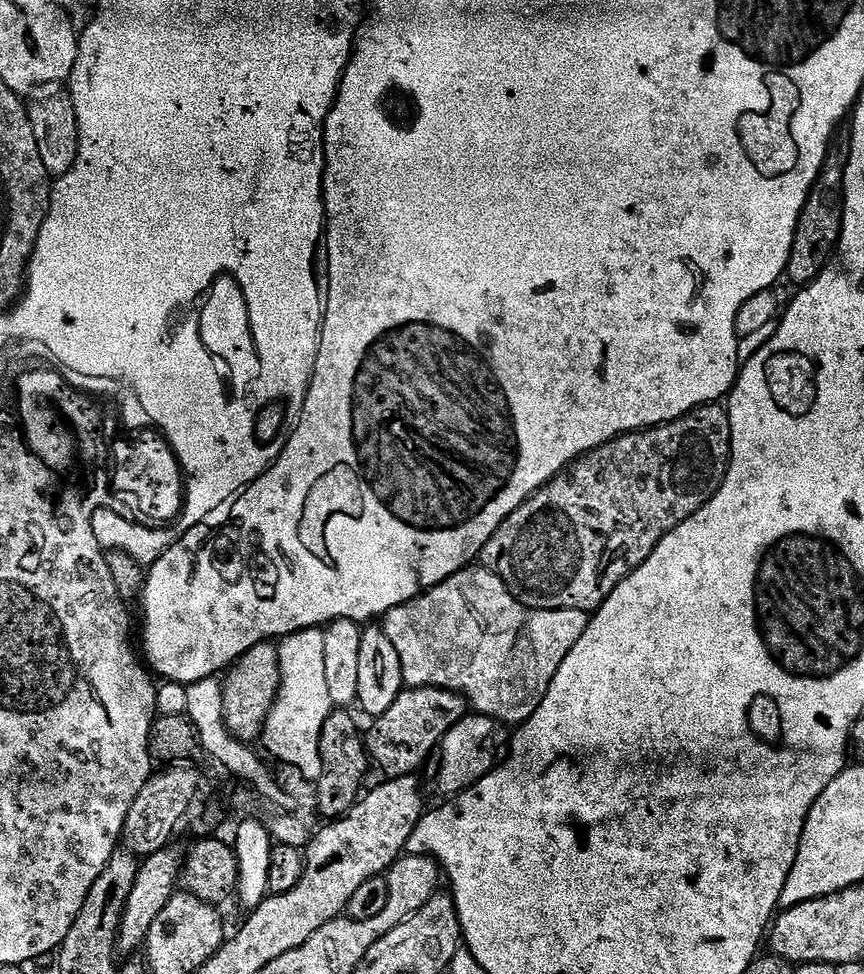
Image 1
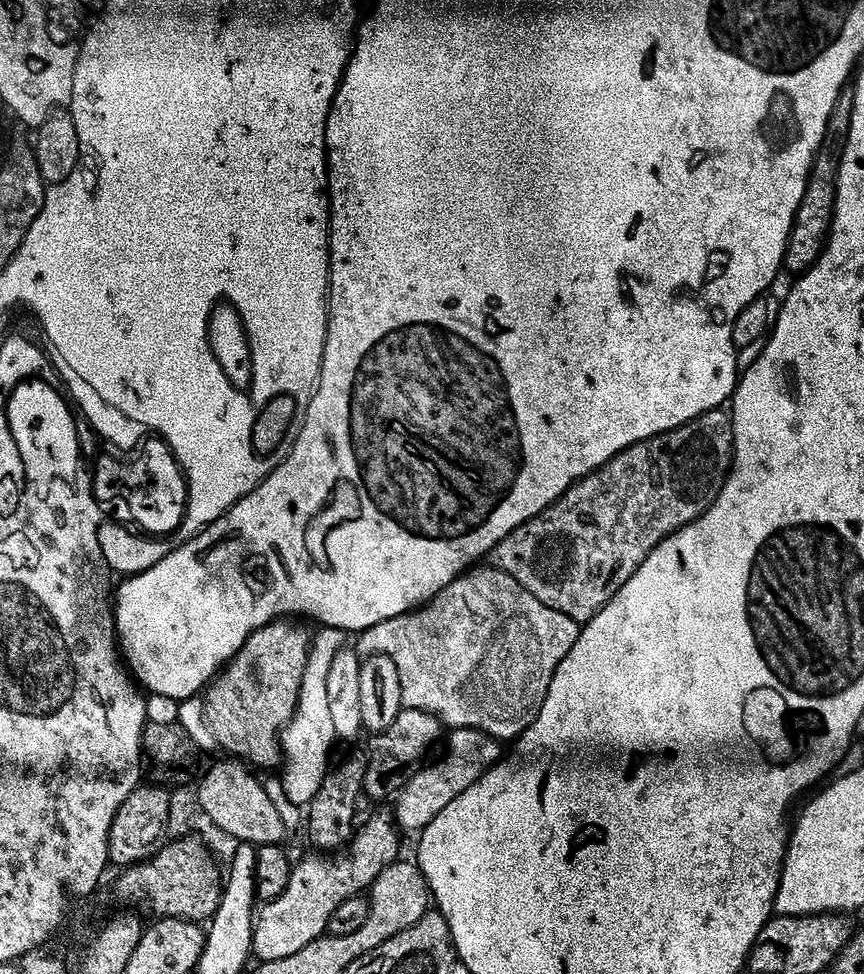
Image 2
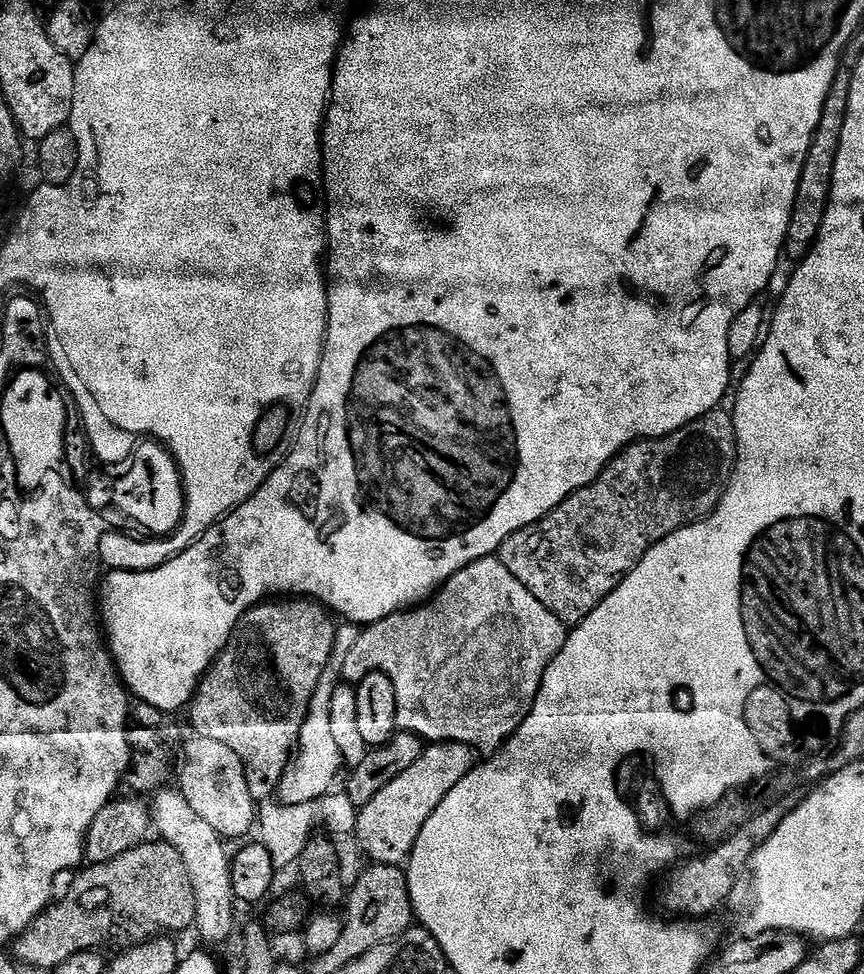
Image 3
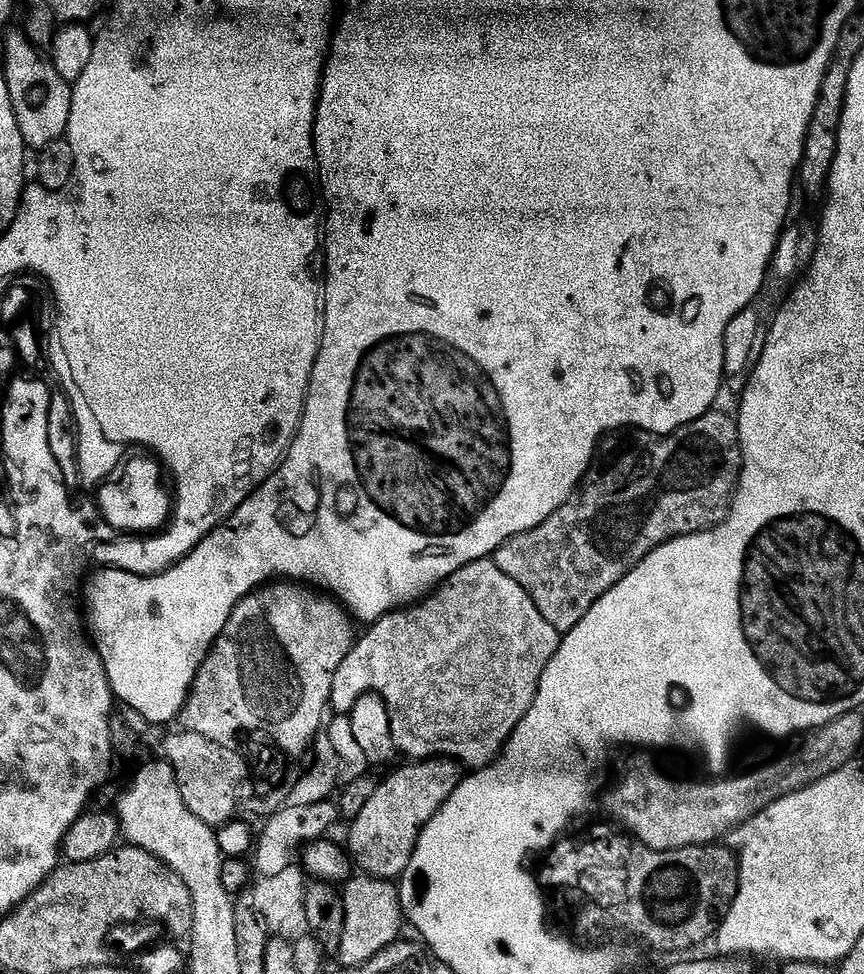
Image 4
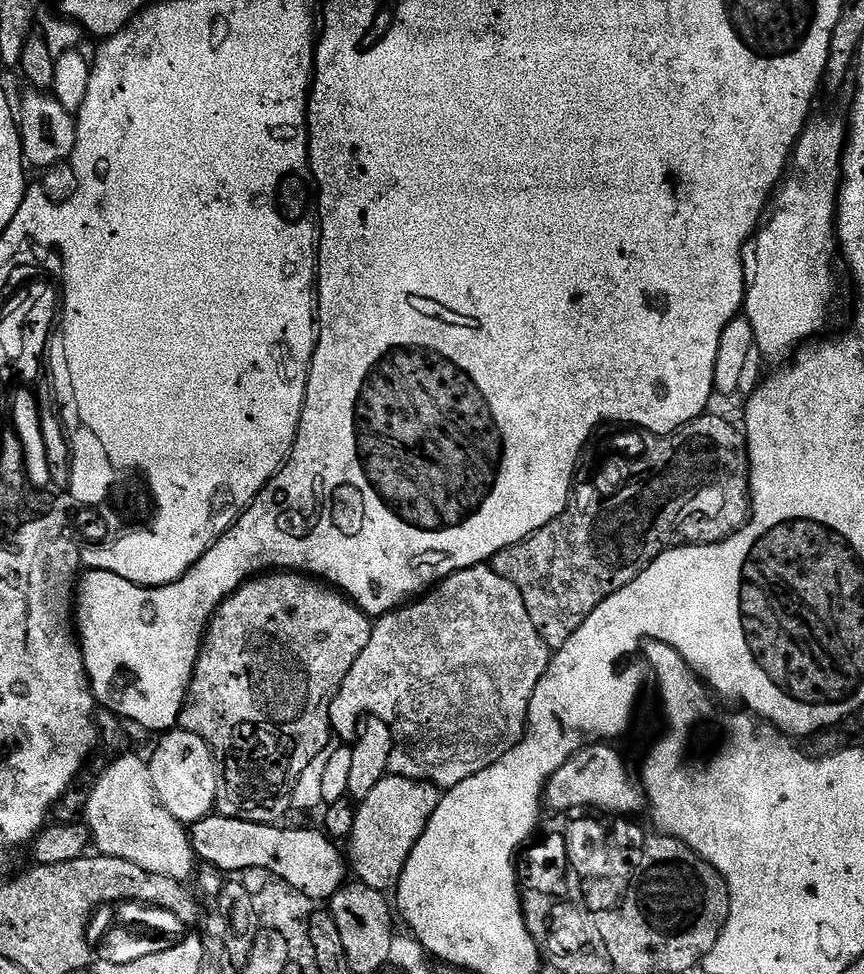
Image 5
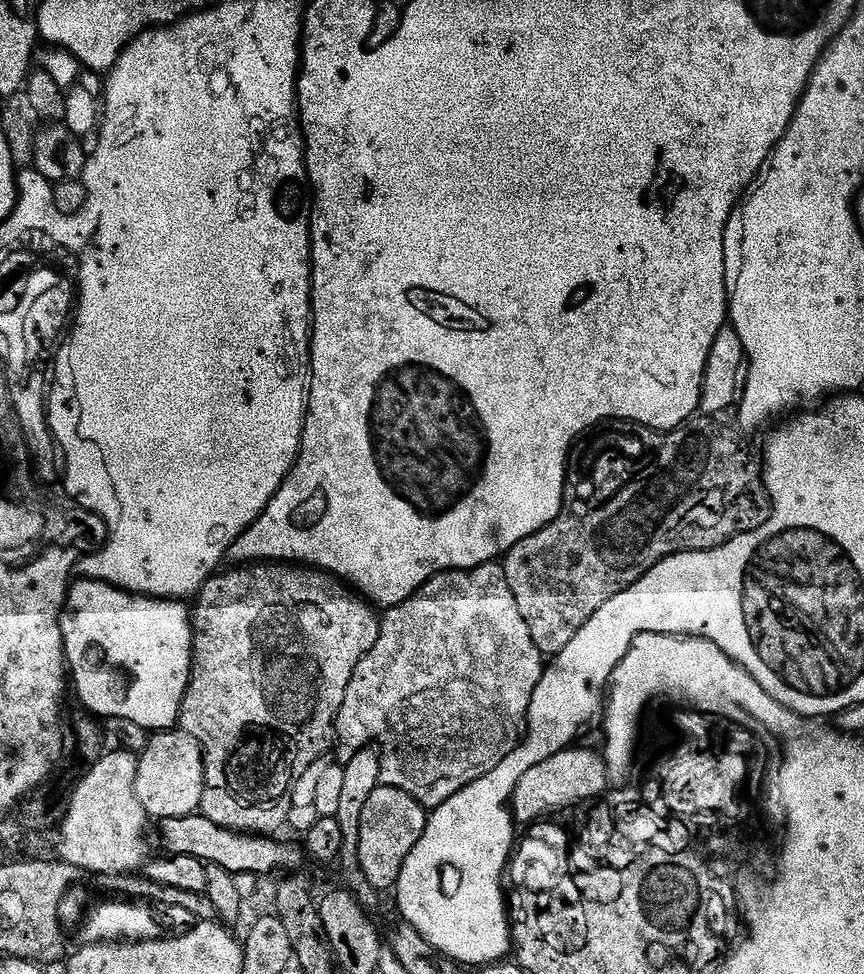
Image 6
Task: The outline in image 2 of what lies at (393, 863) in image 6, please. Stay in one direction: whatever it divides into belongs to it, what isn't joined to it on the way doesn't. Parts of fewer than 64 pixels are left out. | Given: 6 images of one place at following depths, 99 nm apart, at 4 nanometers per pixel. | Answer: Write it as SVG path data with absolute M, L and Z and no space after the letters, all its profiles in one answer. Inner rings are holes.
M458 728L447 733L446 744L447 740L448 749L445 750L444 757L441 760L434 761L433 759L425 763L416 775L410 777L408 783L395 797L394 819L401 833L419 834L423 832L426 826L430 826L430 822L434 822L434 818L438 818L438 814L442 814L442 810L446 810L446 806L450 806L450 802L454 802L454 798L470 790L474 782L481 780L502 759L501 741L482 730Z

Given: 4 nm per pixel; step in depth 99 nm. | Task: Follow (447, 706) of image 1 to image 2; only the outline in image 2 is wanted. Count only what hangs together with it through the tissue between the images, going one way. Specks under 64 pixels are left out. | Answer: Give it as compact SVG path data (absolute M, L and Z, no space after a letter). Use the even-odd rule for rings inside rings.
M404 708L398 714L398 718L394 718L394 726L390 726L383 734L377 735L376 740L372 744L372 753L366 756L366 763L364 766L364 787L362 789L363 795L368 796L372 800L384 800L395 797L400 789L408 783L410 777L416 775L418 769L429 759L428 751L435 746L436 743L441 743L442 725L438 717L434 714L426 714L422 710L414 710L413 708Z

